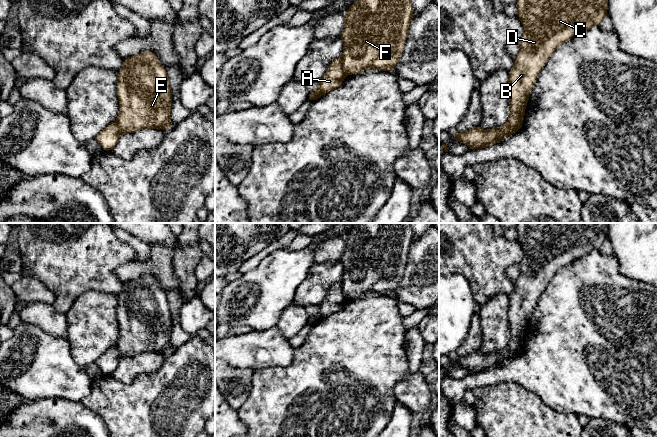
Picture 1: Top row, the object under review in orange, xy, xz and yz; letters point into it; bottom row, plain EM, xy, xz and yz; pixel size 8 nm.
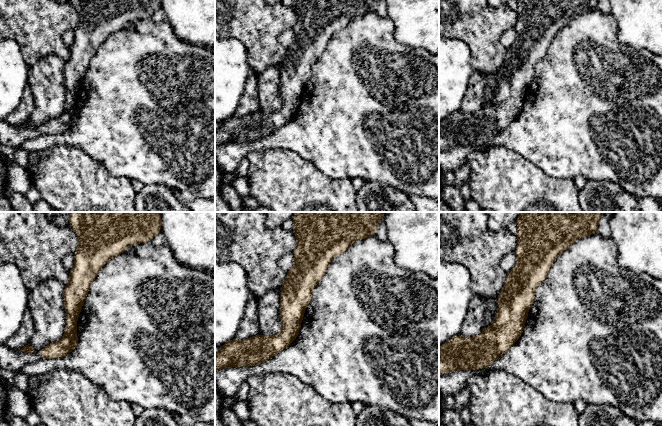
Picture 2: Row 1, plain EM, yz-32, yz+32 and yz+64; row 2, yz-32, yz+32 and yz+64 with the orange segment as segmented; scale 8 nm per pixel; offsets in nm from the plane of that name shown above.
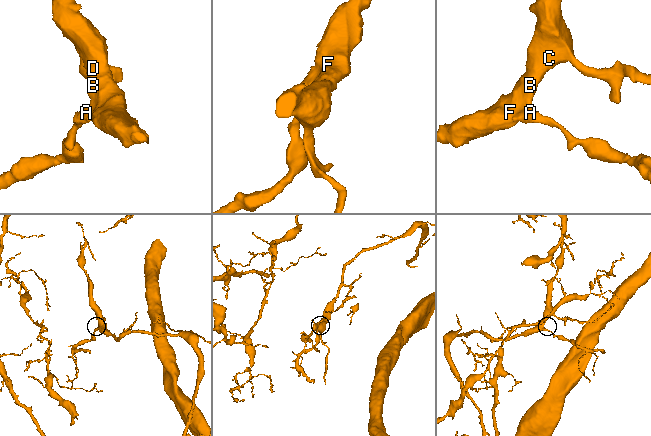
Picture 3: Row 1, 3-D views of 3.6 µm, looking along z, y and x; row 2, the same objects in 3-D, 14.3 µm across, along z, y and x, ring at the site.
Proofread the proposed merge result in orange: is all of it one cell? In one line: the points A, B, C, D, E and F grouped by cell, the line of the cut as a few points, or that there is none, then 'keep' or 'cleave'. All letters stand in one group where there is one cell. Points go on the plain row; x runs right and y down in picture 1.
A / B C D E F; cut in yz along (521, 347), (494, 366); cleave

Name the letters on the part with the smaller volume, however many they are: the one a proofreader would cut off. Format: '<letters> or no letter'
A

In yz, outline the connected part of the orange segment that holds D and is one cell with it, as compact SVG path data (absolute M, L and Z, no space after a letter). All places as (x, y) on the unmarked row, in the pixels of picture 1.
M518 223L515 229L524 257L519 262L520 276L514 281L515 289L509 294L510 339L507 347L497 352L484 354L479 349L465 356L456 353L451 356L455 364L468 369L472 374L494 369L498 362L508 359L523 347L525 331L538 298L555 273L576 258L593 250L600 250L602 243L608 237L608 223Z

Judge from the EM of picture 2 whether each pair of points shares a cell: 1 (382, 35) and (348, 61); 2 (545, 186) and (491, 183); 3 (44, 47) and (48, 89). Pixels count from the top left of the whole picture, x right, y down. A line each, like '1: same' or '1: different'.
1: same
2: same
3: different

